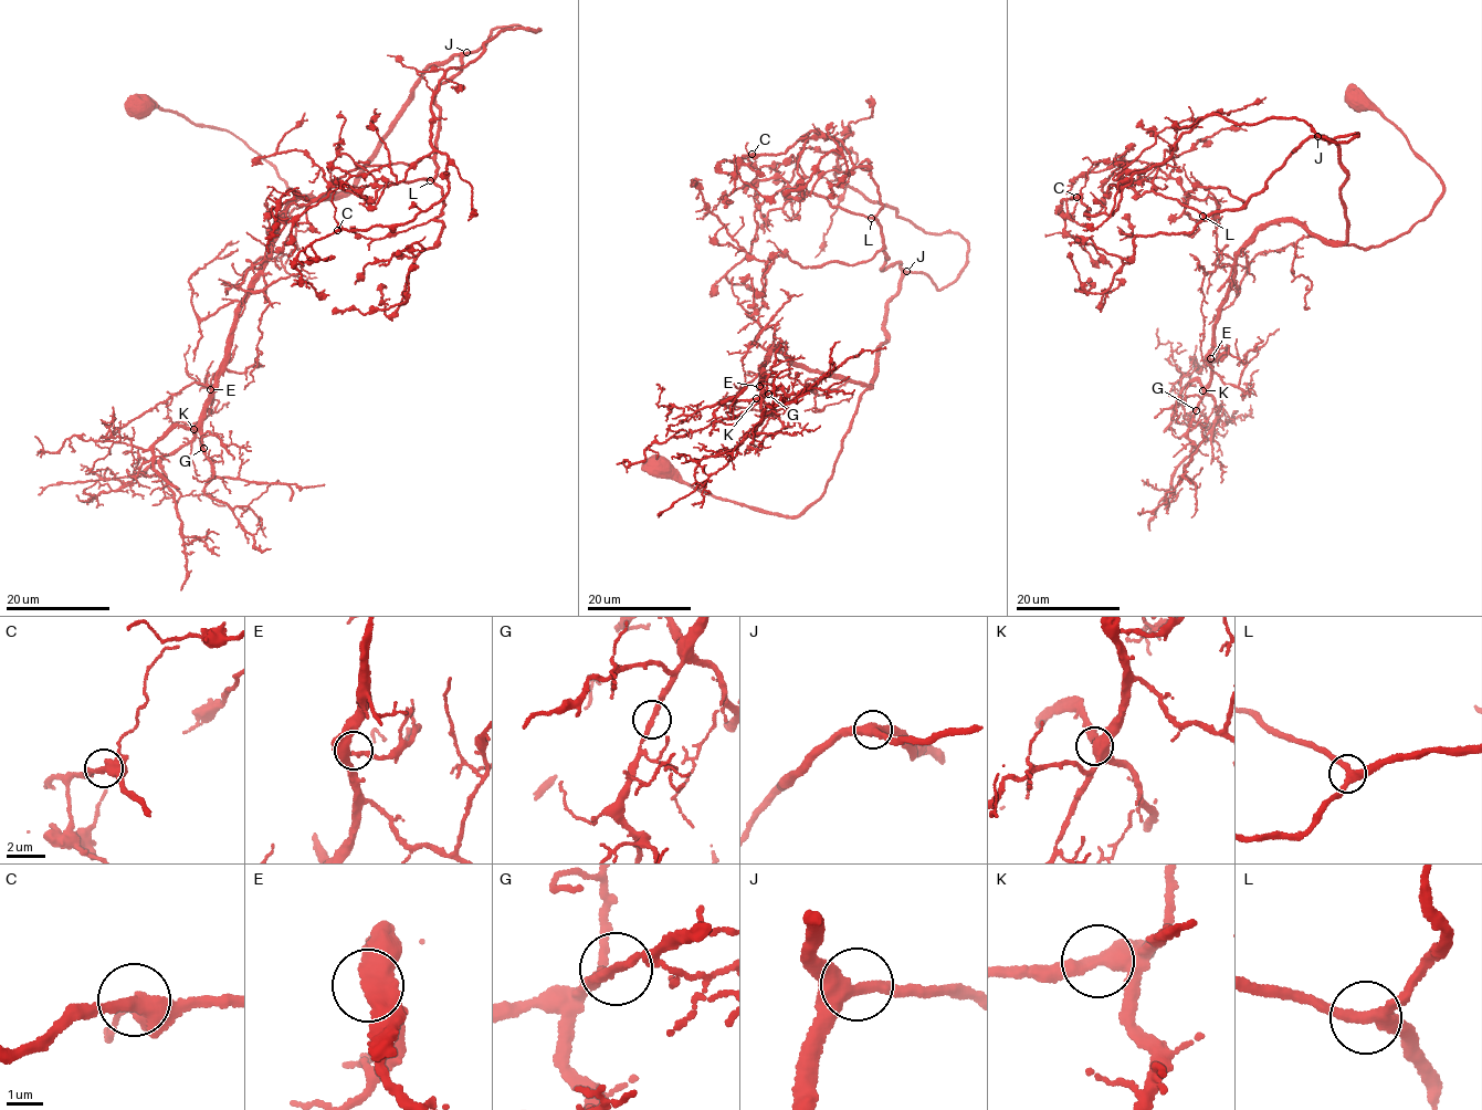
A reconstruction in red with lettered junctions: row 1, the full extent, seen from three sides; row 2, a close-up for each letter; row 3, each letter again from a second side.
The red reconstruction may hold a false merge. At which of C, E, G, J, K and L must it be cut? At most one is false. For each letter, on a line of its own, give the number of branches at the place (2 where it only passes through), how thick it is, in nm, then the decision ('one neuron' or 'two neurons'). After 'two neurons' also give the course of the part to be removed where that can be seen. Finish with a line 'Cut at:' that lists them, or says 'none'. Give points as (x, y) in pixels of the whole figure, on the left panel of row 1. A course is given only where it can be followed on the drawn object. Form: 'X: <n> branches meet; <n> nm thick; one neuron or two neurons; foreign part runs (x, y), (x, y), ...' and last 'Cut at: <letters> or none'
C: 2 branches meet; 420 nm thick; one neuron
E: 3 branches meet; 320 nm thick; one neuron
G: 2 branches meet; 280 nm thick; one neuron
J: 3 branches meet; 340 nm thick; one neuron
K: 2 branches meet; 480 nm thick; one neuron
L: 3 branches meet; 300 nm thick; one neuron
Cut at: none

